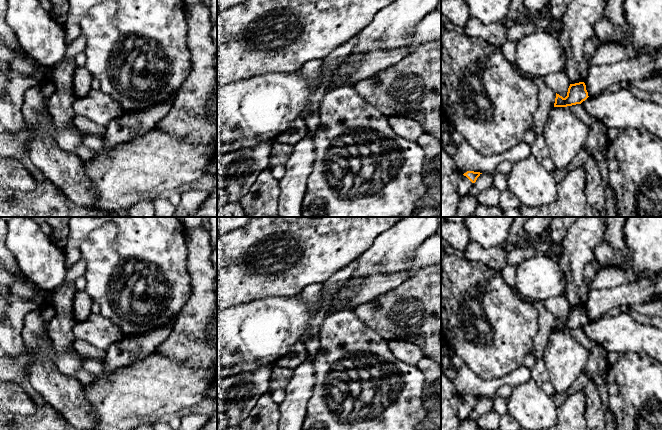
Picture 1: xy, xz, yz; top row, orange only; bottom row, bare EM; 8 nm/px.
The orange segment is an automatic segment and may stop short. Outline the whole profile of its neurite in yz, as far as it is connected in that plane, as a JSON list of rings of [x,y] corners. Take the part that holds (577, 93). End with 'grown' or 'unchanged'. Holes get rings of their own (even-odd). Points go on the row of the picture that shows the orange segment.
[[[662,50],[610,65],[591,65],[586,80],[570,84],[565,98],[556,93],[554,107],[581,104],[617,82],[651,79],[656,74],[662,75]]]; grown

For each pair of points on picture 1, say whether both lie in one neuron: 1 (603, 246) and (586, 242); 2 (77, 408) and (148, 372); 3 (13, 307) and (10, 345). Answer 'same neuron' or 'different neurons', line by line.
1: different neurons
2: different neurons
3: same neuron

